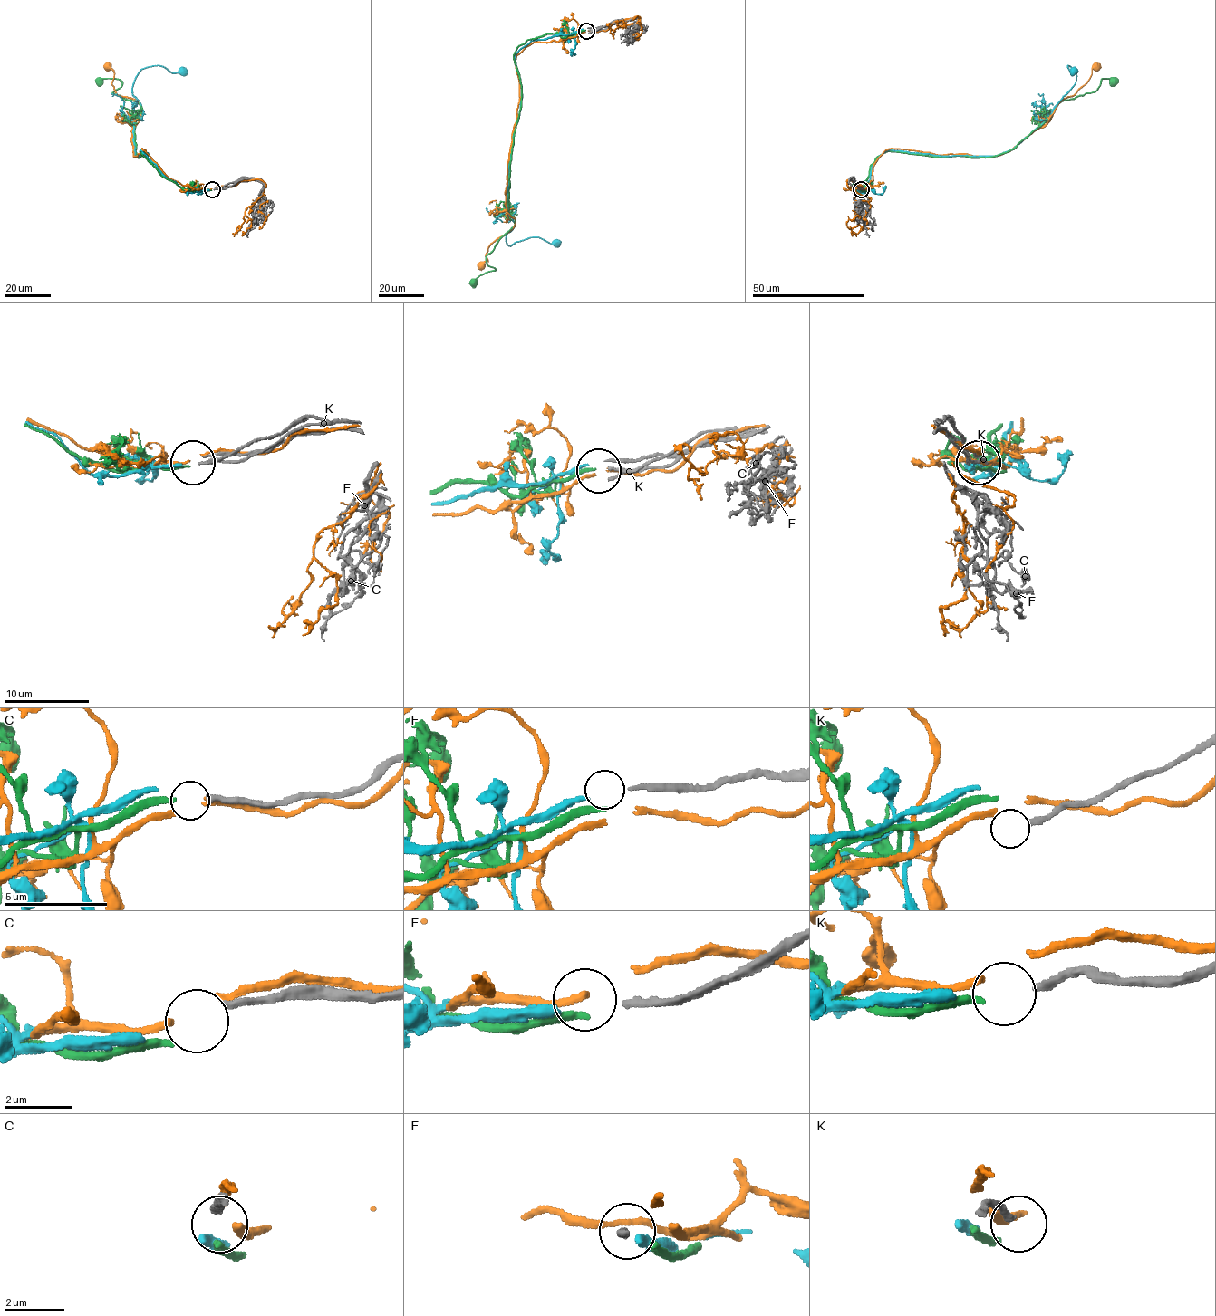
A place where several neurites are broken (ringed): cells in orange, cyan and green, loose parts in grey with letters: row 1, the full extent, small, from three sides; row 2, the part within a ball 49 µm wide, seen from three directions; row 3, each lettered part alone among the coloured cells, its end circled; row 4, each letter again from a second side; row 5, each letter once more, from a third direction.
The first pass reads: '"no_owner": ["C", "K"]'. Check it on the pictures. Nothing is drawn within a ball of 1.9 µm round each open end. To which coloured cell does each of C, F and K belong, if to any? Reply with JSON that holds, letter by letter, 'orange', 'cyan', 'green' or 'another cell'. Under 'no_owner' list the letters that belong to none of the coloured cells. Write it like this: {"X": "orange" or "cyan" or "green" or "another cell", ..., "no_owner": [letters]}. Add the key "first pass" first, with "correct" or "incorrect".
{"first pass": "correct", "C": "another cell", "F": "cyan", "K": "another cell", "no_owner": ["C", "K"]}

